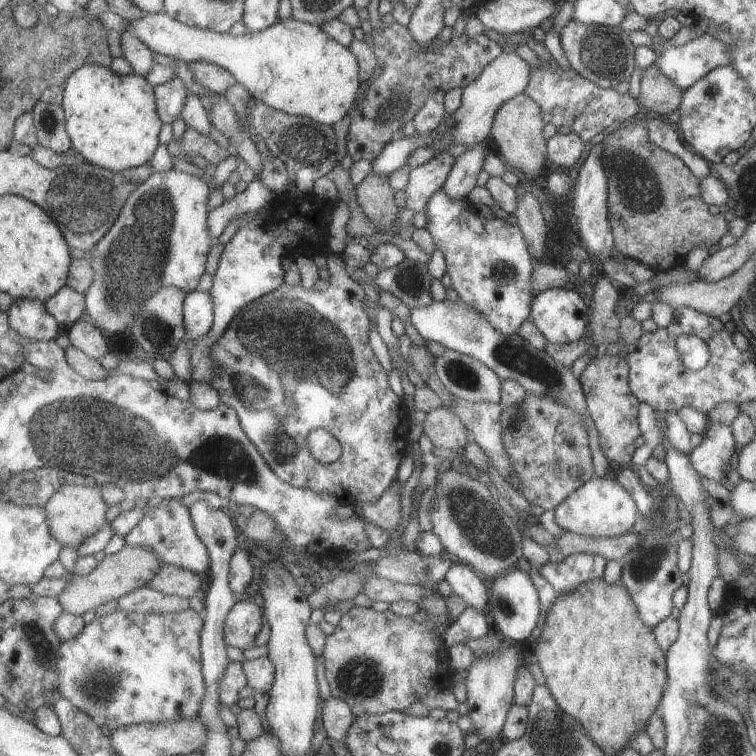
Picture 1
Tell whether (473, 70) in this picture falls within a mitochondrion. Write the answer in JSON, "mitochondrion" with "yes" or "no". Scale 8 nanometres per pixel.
{"mitochondrion":"no"}

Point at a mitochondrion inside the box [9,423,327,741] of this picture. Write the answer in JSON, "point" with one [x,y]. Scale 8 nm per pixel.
{"point":[101,689]}

